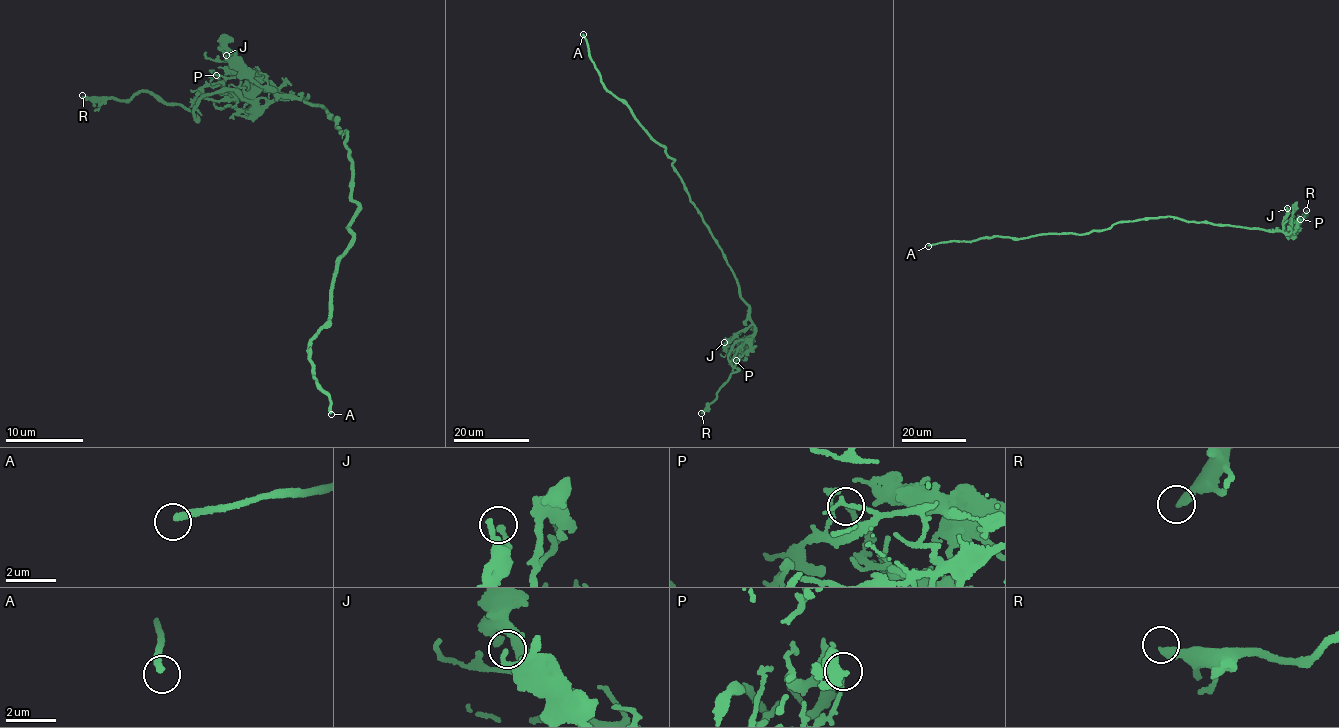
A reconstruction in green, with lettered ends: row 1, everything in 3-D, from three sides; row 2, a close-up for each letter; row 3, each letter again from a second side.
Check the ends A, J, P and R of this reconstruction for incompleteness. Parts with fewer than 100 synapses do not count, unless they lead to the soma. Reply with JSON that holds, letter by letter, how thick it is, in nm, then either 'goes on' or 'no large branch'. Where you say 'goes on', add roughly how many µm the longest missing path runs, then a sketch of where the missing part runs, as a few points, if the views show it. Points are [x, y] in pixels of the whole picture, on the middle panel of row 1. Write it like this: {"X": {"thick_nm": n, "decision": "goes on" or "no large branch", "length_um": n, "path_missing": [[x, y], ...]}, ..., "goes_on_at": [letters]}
{"A": {"thick_nm": 260, "decision": "no large branch"}, "J": {"thick_nm": 180, "decision": "no large branch"}, "P": {"thick_nm": 120, "decision": "no large branch"}, "R": {"thick_nm": 320, "decision": "goes on", "length_um": 8}, "goes_on_at": ["R"]}

